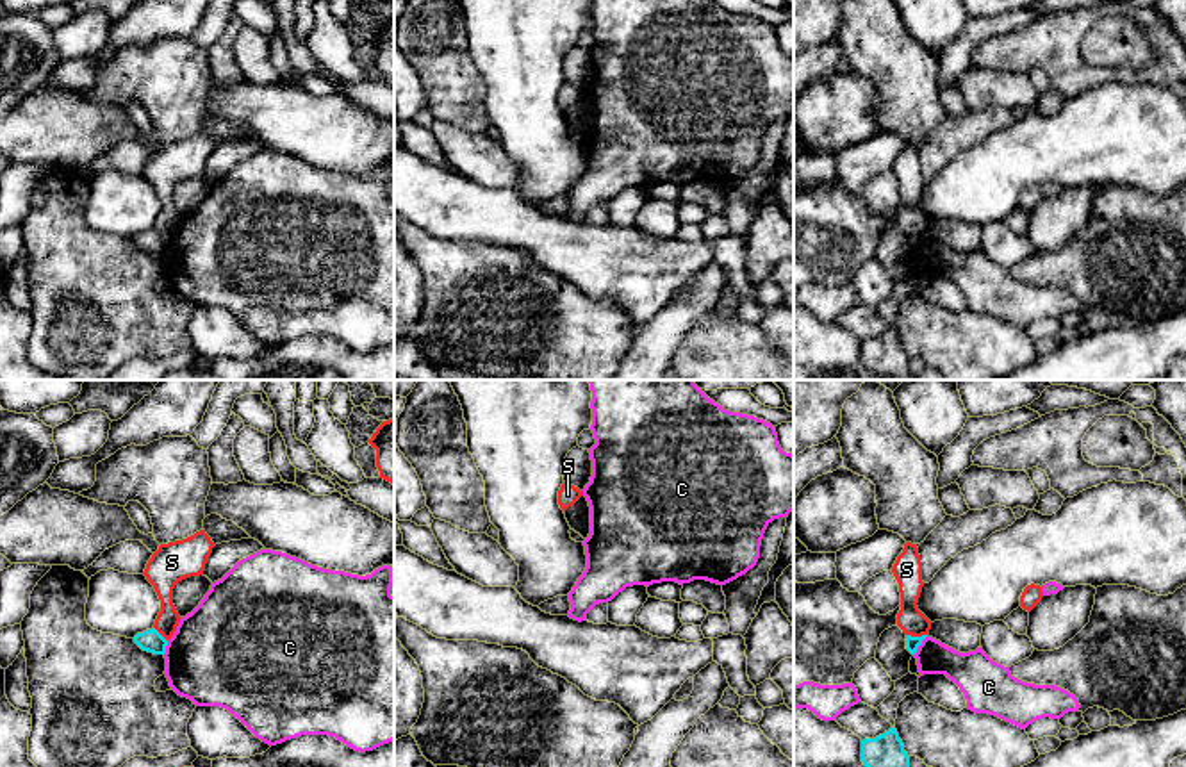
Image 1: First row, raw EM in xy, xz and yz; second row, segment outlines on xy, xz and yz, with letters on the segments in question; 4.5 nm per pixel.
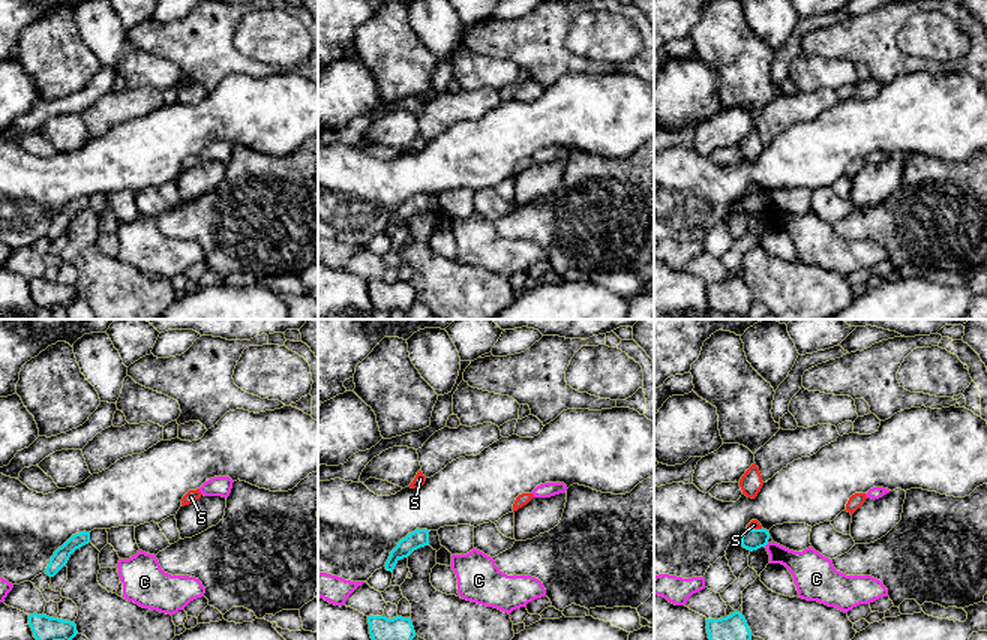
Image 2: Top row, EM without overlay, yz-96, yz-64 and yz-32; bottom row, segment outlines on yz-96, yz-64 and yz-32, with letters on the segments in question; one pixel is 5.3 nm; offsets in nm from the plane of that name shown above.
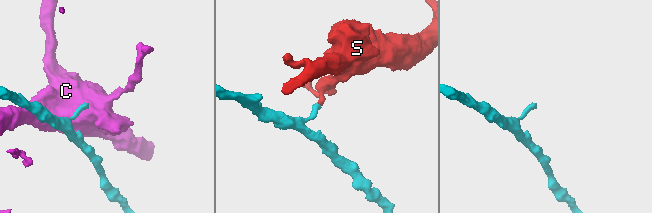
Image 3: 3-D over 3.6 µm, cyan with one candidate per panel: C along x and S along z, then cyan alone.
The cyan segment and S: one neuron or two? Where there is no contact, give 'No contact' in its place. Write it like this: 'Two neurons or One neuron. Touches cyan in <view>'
Two neurons. Touches cyan in yz

